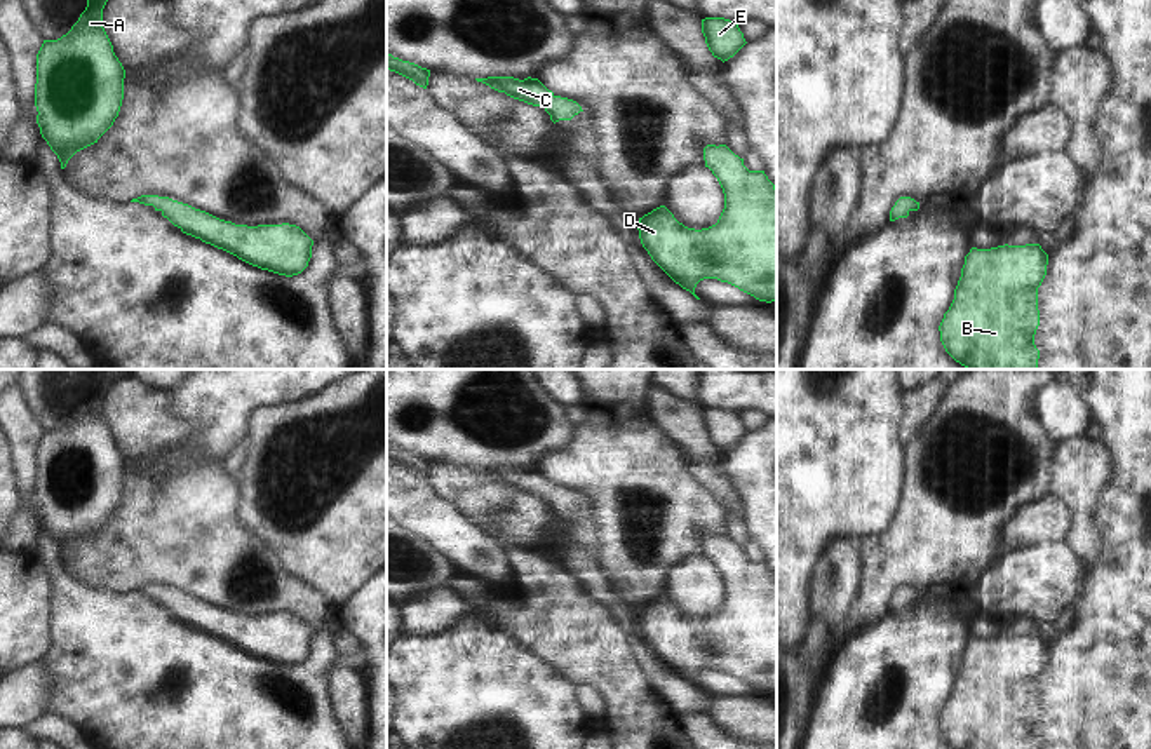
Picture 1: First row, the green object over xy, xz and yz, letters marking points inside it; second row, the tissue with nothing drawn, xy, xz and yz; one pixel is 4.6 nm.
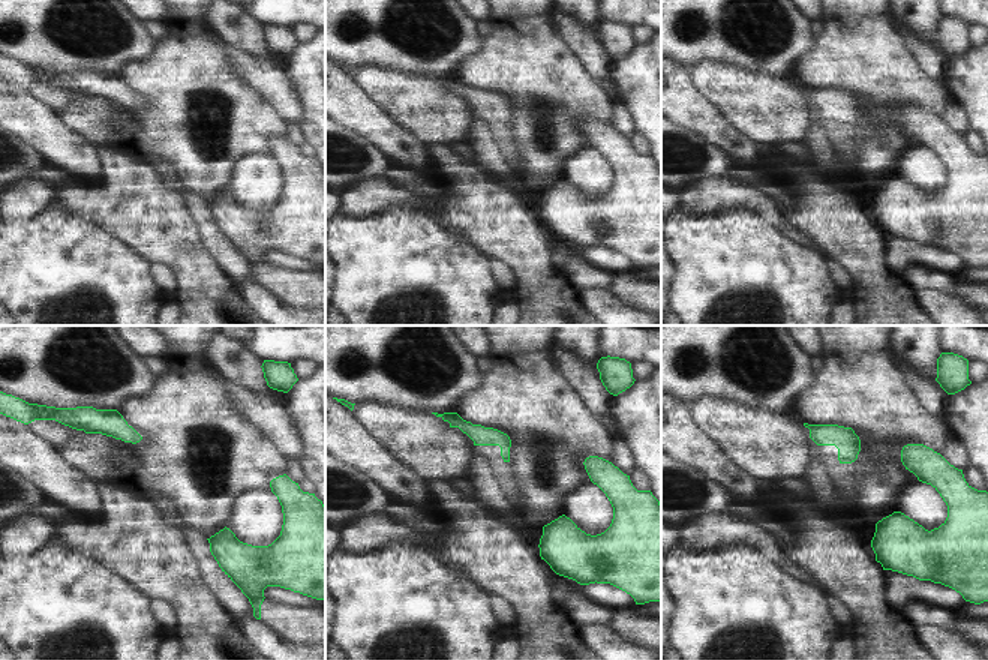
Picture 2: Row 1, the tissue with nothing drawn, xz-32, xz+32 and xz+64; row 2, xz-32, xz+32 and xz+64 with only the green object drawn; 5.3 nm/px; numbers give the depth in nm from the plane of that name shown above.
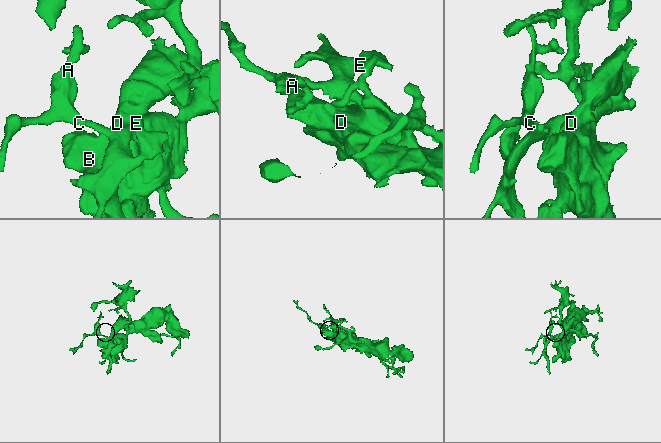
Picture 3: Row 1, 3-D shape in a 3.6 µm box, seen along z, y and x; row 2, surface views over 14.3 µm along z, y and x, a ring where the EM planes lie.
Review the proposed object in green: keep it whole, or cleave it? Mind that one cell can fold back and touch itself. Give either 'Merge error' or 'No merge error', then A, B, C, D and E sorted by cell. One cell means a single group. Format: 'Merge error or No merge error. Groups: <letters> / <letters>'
No merge error. Groups: A B C D E

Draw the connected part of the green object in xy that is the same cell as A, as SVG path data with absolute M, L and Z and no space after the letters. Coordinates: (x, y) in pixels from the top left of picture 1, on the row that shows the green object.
M87 0L71 30L57 40L44 40L37 54L35 106L42 138L57 155L61 169L80 150L98 143L113 125L124 99L125 70L103 28L108 0Z

